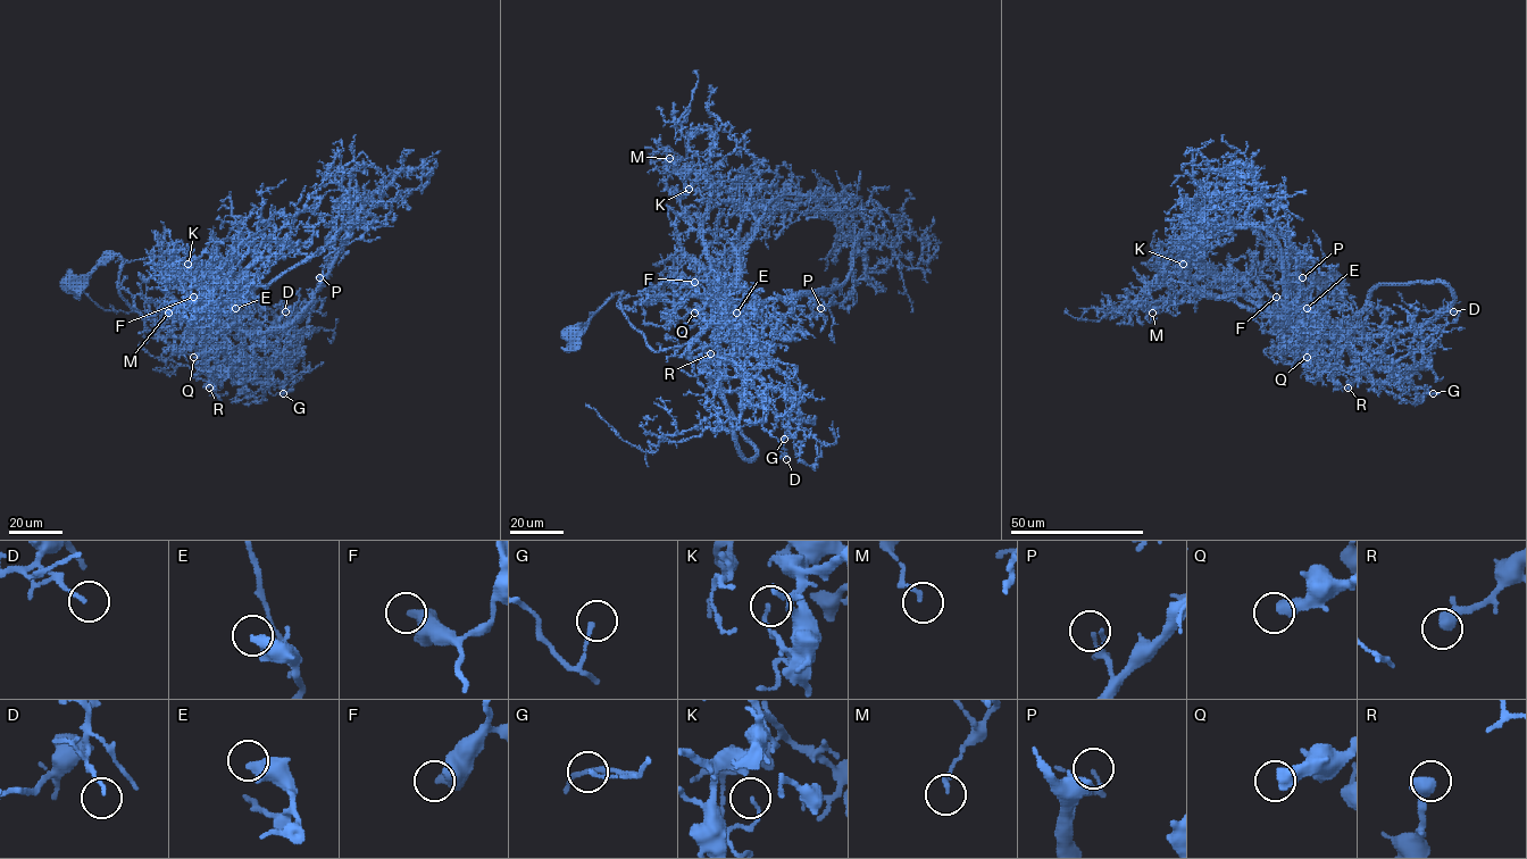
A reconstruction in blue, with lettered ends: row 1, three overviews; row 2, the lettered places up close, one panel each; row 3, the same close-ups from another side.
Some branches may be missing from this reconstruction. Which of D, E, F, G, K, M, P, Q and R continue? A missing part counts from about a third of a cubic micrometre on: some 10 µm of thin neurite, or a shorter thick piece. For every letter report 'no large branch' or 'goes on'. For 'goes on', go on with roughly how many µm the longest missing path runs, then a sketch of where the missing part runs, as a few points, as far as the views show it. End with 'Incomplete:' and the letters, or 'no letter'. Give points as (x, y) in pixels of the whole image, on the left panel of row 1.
D: goes on | 8 µm
E: no large branch
F: goes on | 6 µm
G: no large branch
K: no large branch
M: no large branch
P: goes on | 7 µm
Q: goes on | 15 µm
R: no large branch
Incomplete: D, F, P, Q

